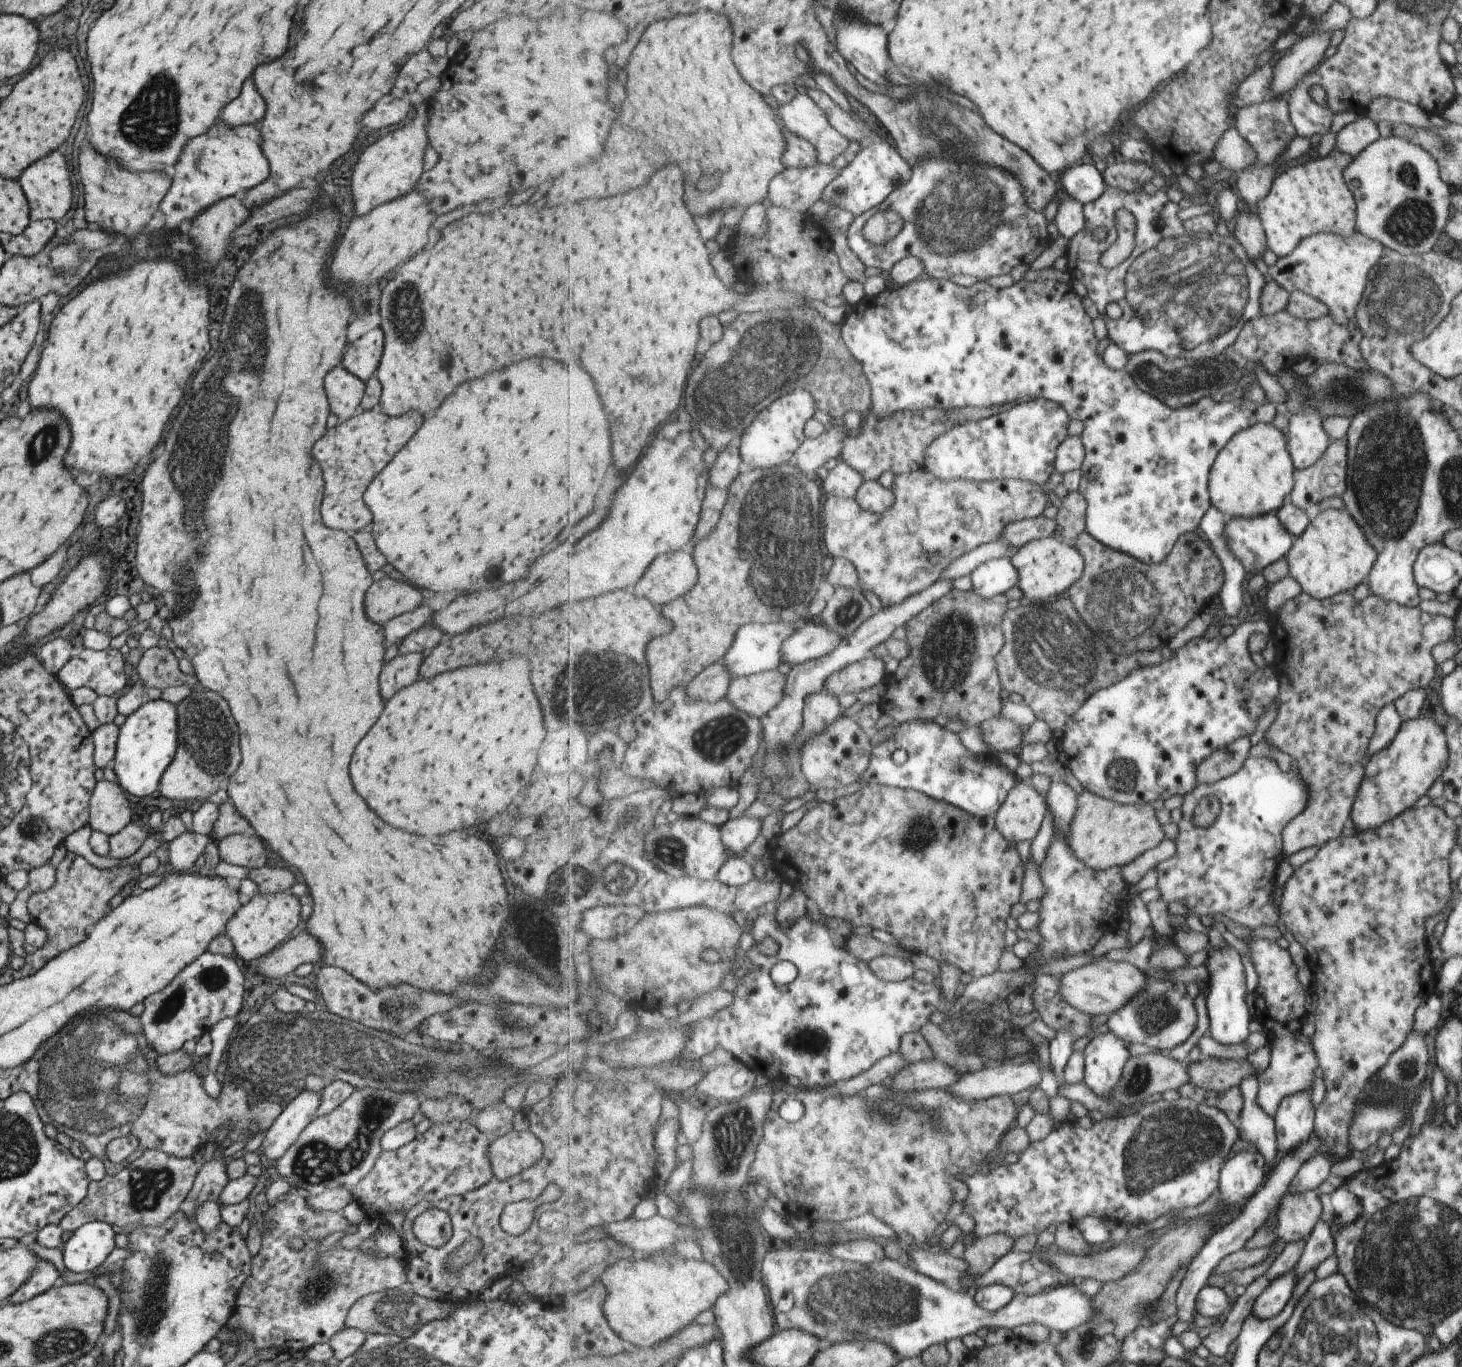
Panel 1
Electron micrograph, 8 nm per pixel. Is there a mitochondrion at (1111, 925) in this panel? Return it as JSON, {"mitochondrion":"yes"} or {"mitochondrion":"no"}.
{"mitochondrion":"no"}

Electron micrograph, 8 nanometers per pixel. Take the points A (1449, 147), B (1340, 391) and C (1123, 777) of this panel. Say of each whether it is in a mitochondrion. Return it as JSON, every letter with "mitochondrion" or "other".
{"A":"mitochondrion","B":"mitochondrion","C":"mitochondrion"}

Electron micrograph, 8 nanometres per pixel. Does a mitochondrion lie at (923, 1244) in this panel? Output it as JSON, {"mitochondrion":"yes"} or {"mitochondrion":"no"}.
{"mitochondrion":"no"}

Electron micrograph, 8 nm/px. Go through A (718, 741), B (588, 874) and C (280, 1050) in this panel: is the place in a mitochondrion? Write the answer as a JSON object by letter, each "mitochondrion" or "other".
{"A":"mitochondrion","B":"mitochondrion","C":"mitochondrion"}

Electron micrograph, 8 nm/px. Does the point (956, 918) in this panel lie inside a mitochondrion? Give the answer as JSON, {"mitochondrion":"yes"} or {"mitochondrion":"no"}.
{"mitochondrion":"no"}

